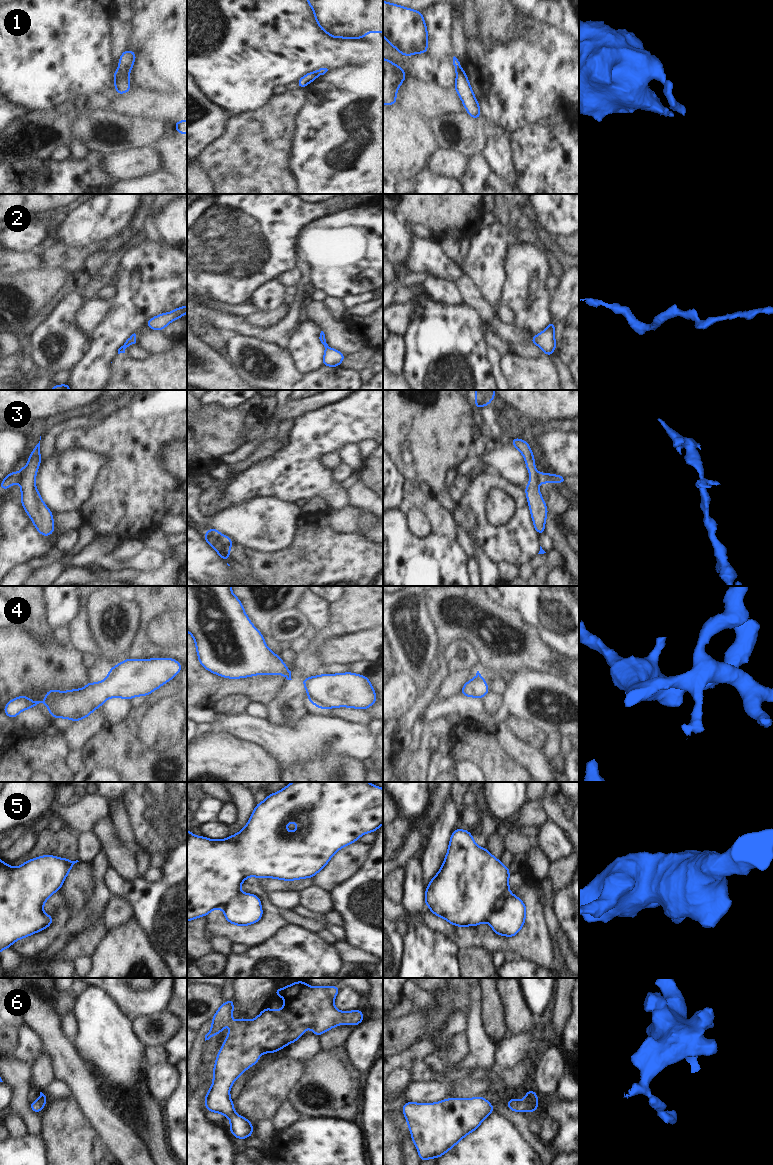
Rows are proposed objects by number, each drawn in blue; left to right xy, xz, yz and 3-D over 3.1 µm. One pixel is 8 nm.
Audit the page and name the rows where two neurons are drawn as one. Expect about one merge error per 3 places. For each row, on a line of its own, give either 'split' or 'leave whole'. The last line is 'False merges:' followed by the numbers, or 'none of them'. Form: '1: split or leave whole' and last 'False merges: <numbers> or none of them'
1: split
2: leave whole
3: leave whole
4: leave whole
5: leave whole
6: leave whole
False merges: 1

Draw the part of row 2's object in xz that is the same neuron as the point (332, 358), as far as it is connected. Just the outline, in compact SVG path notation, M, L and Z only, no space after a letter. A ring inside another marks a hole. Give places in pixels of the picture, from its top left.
M321 331L319 339L321 343L324 345L324 347L326 348L322 359L322 365L327 365L329 367L340 366L341 362L344 360L346 355L328 346L323 331Z

